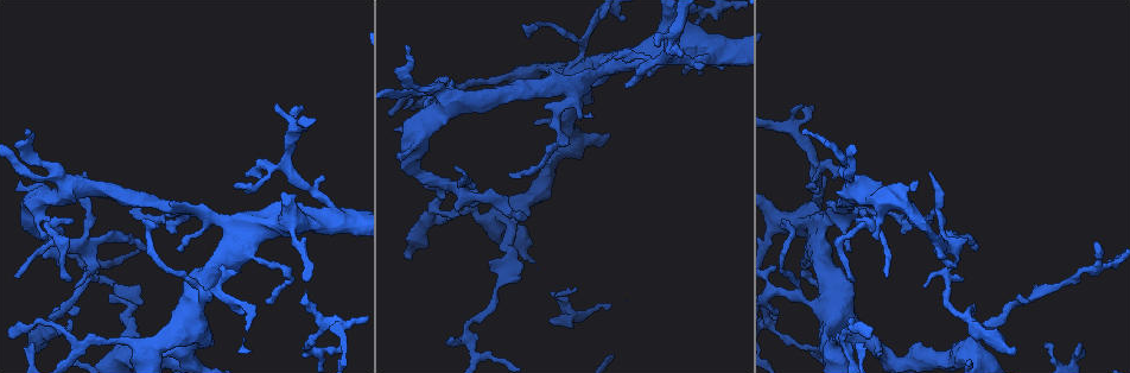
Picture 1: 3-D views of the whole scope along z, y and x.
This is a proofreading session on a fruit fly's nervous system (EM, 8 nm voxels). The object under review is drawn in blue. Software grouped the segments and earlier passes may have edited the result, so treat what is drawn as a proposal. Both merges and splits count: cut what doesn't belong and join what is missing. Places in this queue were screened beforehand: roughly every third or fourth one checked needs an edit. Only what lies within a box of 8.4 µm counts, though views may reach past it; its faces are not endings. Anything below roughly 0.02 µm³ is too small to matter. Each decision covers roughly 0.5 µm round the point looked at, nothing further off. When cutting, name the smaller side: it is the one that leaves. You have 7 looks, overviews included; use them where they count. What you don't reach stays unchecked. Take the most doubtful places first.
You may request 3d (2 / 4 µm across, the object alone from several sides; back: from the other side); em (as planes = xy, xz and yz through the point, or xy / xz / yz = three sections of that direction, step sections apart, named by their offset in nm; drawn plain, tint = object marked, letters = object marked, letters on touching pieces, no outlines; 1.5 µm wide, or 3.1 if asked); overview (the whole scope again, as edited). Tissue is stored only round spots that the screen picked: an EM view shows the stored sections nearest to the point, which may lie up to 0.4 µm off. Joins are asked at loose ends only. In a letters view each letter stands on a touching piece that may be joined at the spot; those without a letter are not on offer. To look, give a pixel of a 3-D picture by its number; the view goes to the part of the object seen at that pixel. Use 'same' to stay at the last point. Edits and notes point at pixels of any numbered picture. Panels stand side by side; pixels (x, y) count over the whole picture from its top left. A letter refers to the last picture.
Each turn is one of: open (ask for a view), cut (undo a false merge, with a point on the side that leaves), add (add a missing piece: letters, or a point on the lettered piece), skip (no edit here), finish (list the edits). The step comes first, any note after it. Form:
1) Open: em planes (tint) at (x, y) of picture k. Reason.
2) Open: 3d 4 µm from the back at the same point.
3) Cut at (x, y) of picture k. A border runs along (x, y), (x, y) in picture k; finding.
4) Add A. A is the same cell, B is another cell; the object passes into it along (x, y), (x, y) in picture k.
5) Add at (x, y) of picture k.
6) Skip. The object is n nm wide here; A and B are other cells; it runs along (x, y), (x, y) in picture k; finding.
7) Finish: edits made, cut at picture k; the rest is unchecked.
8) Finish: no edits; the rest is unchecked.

Open: 3d 4 µm from the back at (725, 65) of picture 1. Tapers out.

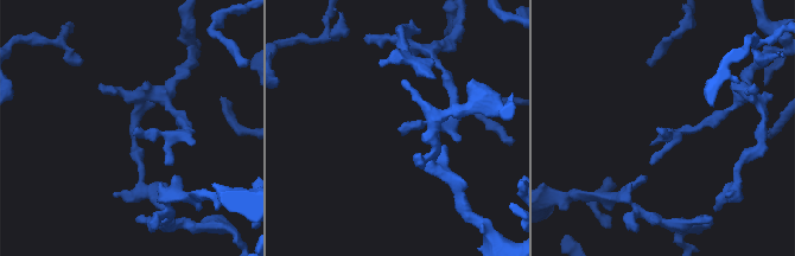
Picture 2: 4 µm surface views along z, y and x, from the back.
Open: em planes (letters) at (134, 132) of picture 2.

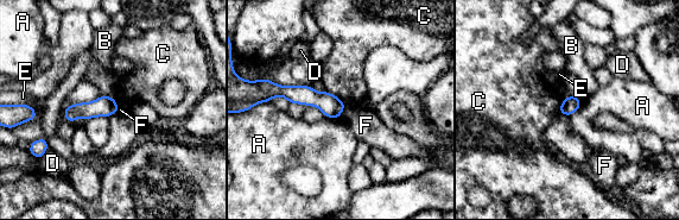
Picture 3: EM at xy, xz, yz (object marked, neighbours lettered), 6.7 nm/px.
Skip. A, B, C, D, E and F are other cells; it runs along (271, 93), (304, 94), (341, 107) in picture 3; no lettered piece goes on from it.

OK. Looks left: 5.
Open: 3d 4 µm at (221, 268) of picture 1. Tapers out.

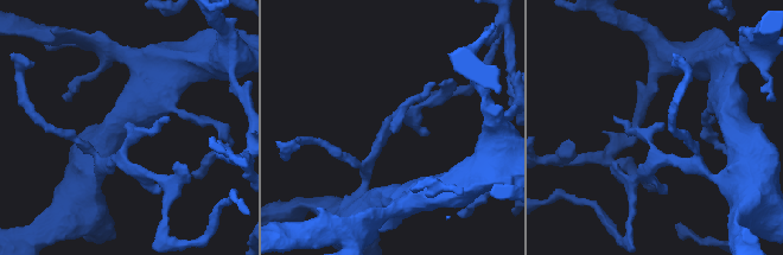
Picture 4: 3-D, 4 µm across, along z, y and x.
Open: em planes (letters) at (394, 133) of picture 4. Need the tissue.

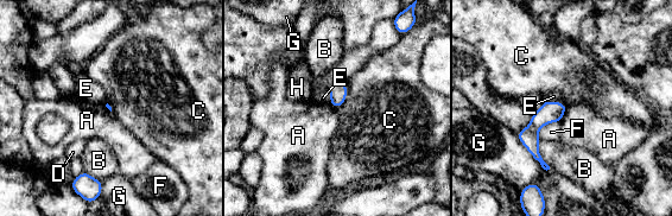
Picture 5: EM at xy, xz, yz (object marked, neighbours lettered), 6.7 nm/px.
Skip. The longest contact is with G, 340 nm; A, B, C, D, E, F, G and H are other cells; a border runs along (347, 81), (347, 99), (337, 108) in picture 5; none of them fits.

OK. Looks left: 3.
Open: em xy step 8 (letters) at (35, 235) of picture 1. Calibre changes.

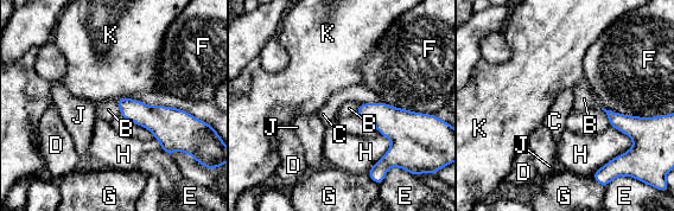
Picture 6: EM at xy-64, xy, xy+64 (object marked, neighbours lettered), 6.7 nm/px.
Skip. The longest contact is with H, 380 nm; B, C, D, E, F, G, H, J and K are other cells; a border runs along (114, 100), (120, 114) in picture 6; continuous, no second cell.

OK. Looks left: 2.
Finish: no edits; the rest is unchecked.

